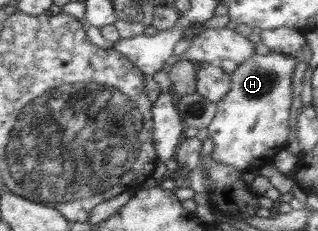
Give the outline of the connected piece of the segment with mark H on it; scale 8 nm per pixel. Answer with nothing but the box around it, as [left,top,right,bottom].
[207,53,297,172]

